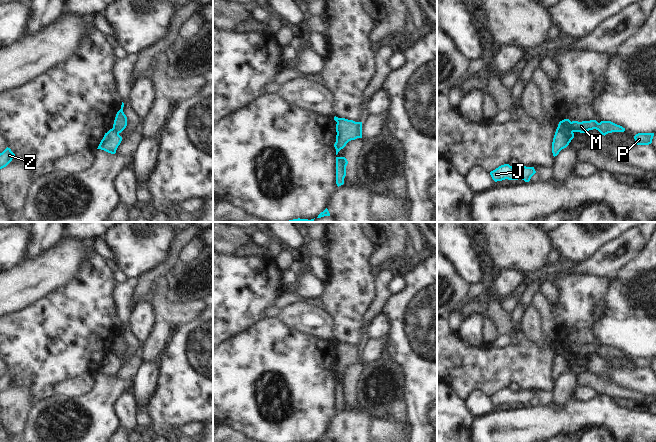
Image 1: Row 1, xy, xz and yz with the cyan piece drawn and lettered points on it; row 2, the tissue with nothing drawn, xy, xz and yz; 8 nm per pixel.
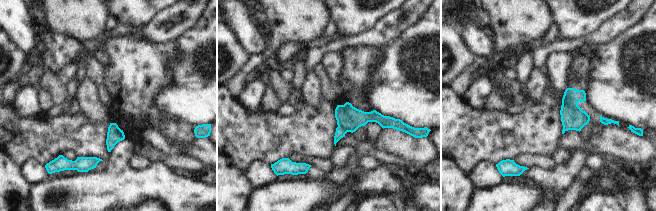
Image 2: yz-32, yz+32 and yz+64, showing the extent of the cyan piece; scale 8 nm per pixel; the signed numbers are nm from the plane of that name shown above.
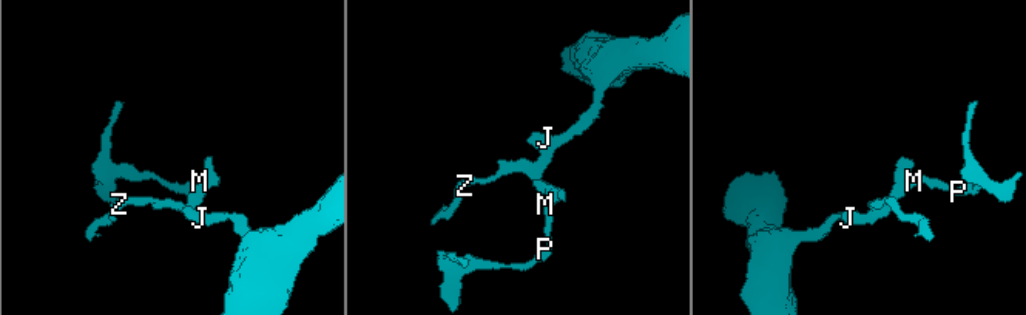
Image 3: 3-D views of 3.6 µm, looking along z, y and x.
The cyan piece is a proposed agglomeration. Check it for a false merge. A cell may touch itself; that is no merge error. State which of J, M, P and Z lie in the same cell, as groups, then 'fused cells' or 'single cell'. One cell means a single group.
J Z / M P; fused cells

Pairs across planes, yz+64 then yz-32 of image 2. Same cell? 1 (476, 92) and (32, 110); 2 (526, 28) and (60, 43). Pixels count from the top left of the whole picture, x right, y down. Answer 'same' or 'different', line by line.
1: same
2: different

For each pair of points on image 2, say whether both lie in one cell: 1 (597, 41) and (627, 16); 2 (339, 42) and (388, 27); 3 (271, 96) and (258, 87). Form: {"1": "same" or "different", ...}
{"1": "same", "2": "same", "3": "different"}

